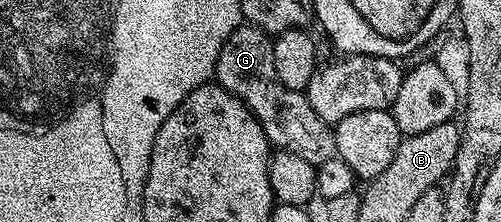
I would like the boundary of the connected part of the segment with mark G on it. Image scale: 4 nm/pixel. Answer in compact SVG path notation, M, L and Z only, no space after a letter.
M241 23L232 31L218 54L215 83L222 85L227 92L233 92L255 114L262 130L268 135L269 145L290 154L298 154L298 158L306 158L306 162L319 166L336 155L333 125L314 114L314 106L310 106L304 92L295 92L282 86L274 70L272 41L273 37L255 24Z

